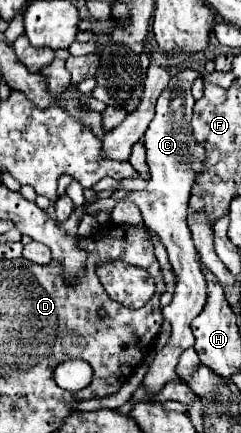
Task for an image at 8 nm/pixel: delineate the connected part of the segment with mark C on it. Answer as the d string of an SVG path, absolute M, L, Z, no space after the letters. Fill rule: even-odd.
M192 69L178 71L178 75L174 75L170 79L170 89L166 89L166 93L162 93L162 97L156 103L156 115L150 121L150 127L146 129L146 133L142 137L144 147L146 147L146 161L150 165L150 175L152 175L146 189L132 191L132 193L128 193L128 191L114 193L114 197L130 199L132 203L138 205L144 225L148 229L152 229L160 237L162 245L166 247L172 271L176 275L174 299L168 307L162 309L166 321L172 325L172 337L166 343L166 347L154 355L154 361L144 377L144 387L152 393L156 393L164 383L178 379L178 375L176 375L178 357L184 349L194 345L190 321L204 309L204 303L206 303L206 279L202 277L202 269L196 261L198 253L196 253L196 247L192 243L192 235L190 235L190 229L186 223L190 191L192 191L192 185L198 179L198 175L204 171L204 161L206 161L206 149L194 139L192 125L190 125L192 107L194 107L190 87L196 77L200 77L200 75Z

